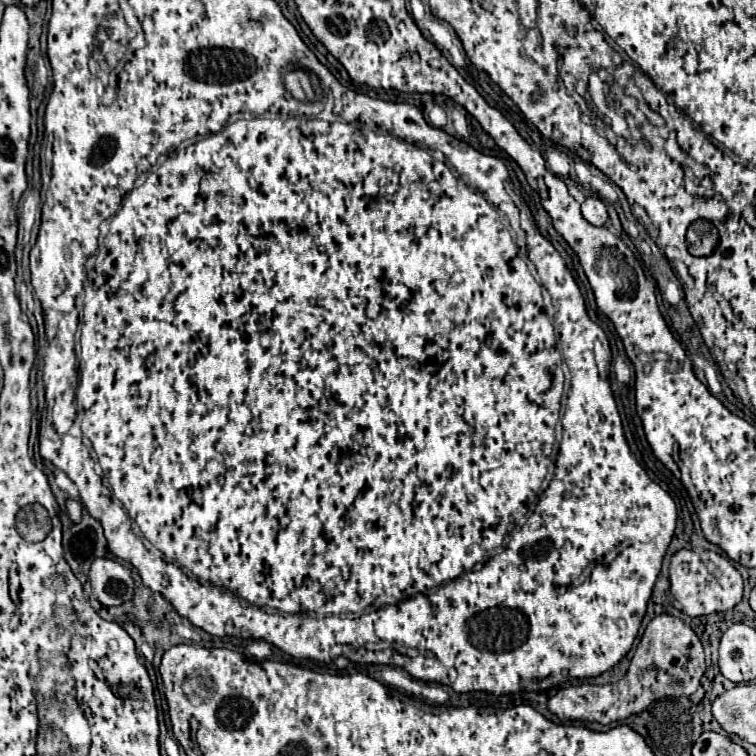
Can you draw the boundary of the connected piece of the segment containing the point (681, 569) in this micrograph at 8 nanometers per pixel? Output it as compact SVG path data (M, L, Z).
M678 550L670 562L670 584L674 598L688 616L724 612L742 600L742 576L734 564L712 550Z

